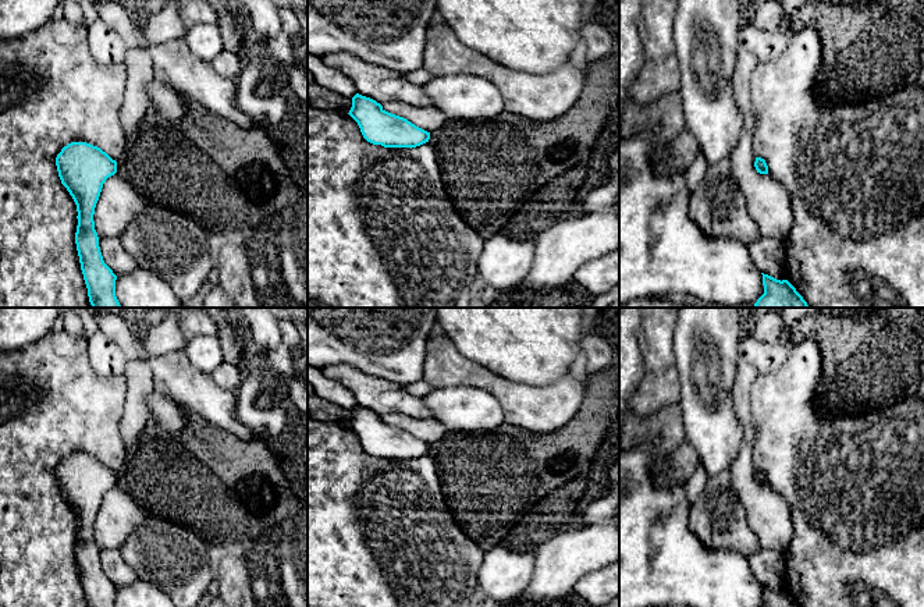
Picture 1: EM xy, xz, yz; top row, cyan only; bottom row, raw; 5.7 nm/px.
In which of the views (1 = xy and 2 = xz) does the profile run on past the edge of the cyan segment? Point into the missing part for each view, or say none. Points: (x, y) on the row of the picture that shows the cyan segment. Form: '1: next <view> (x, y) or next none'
1: next none
2: next none

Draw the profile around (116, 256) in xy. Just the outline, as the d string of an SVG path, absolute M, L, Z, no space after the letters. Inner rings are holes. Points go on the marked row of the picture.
M100 238L99 246L104 263L116 276L127 274L139 267L134 256L122 246L118 238Z

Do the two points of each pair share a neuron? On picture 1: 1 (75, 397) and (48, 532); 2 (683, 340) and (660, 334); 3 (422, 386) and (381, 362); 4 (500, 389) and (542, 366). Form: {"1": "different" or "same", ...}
{"1": "same", "2": "different", "3": "different", "4": "different"}

